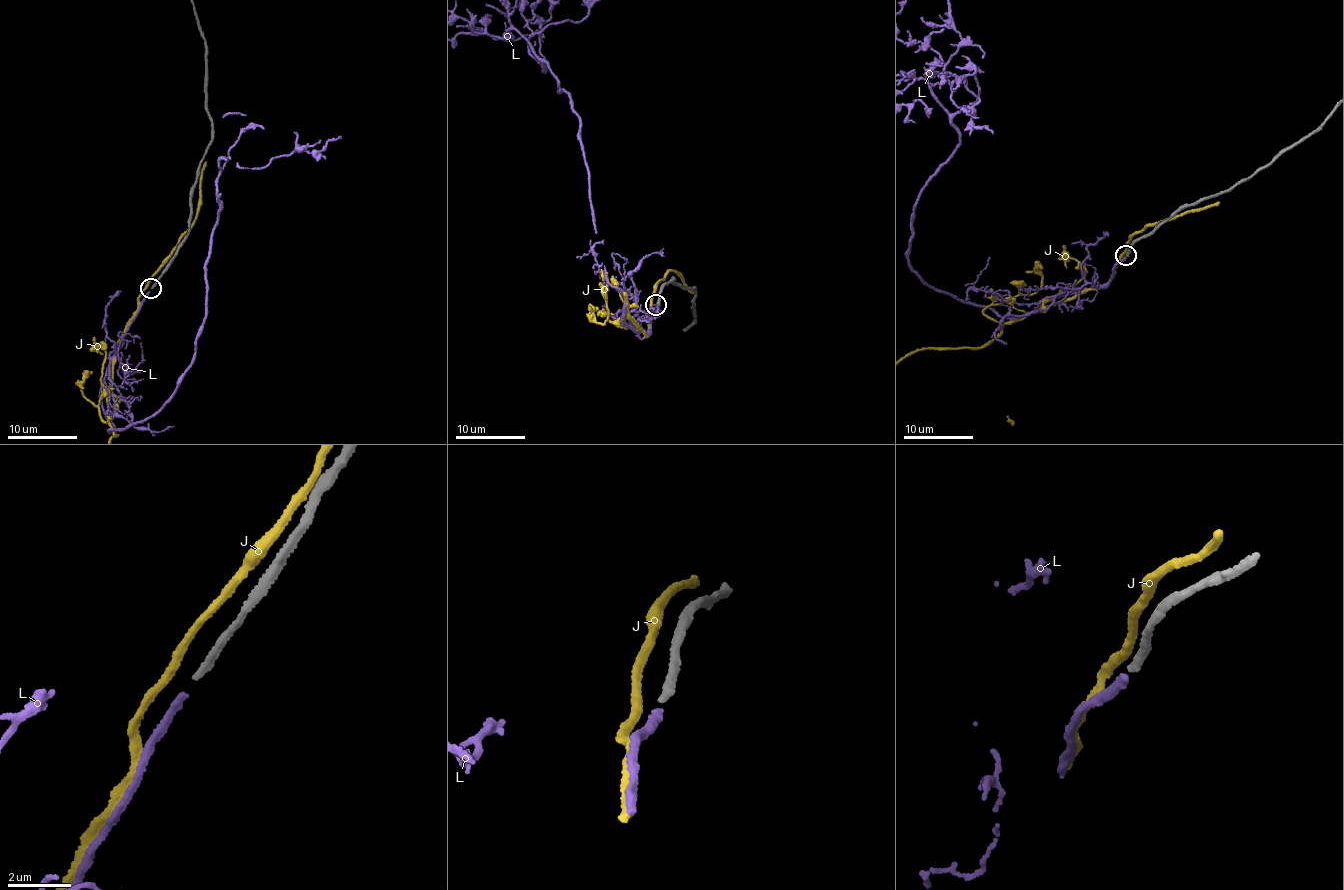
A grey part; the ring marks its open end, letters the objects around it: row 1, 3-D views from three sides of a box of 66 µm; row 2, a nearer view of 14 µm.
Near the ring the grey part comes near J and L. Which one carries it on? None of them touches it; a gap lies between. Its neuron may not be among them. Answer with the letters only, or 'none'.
L

